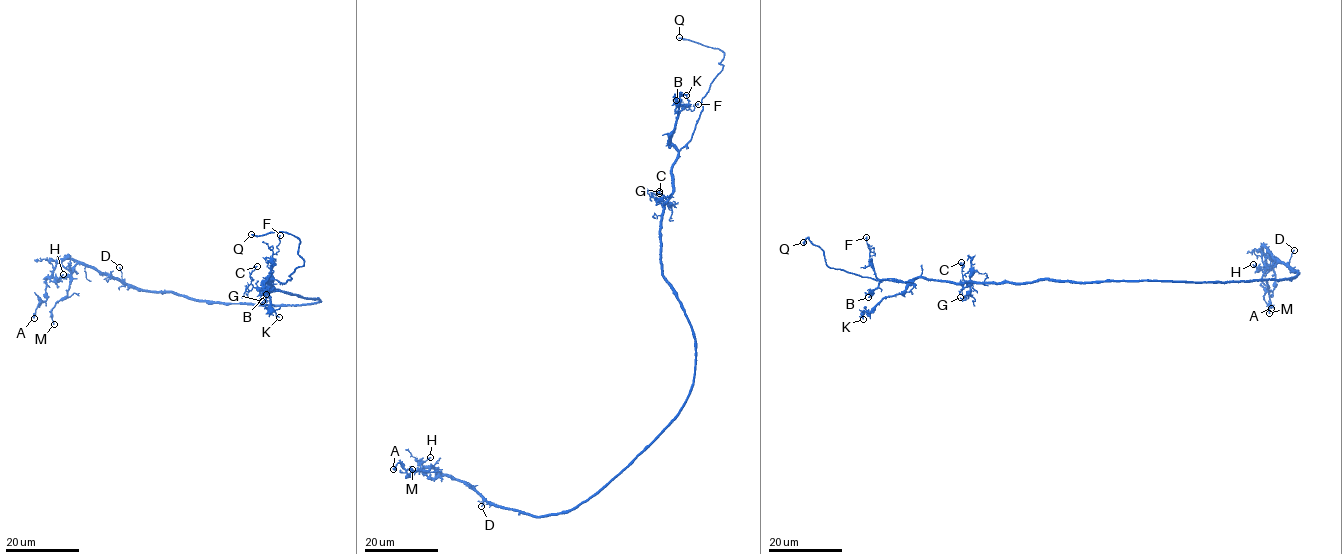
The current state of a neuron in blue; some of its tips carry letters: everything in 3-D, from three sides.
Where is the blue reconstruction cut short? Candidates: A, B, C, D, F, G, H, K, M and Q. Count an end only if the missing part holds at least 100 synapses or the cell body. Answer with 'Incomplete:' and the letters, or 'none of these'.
Incomplete: Q

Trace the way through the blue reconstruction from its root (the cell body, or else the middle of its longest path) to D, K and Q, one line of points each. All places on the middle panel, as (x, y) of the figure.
D: (693, 380), (693, 387), (680, 412), (626, 466), (572, 508), (533, 516), (490, 505), (485, 501), (481, 506)
K: (693, 380), (695, 334), (660, 255), (660, 218), (677, 155), (669, 136), (686, 95)
Q: (693, 380), (695, 334), (662, 272), (660, 218), (673, 190), (672, 163), (691, 137), (724, 53), (679, 37)

